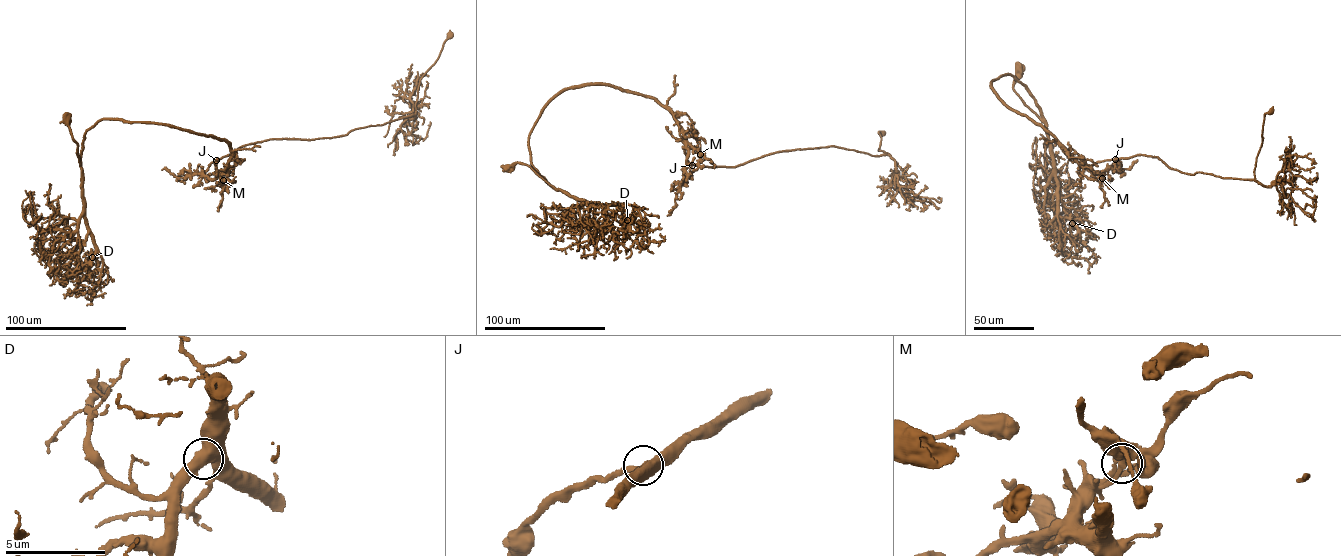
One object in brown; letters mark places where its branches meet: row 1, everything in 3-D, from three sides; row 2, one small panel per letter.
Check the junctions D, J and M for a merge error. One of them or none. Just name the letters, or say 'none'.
M

